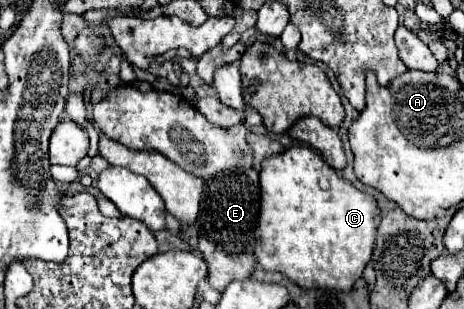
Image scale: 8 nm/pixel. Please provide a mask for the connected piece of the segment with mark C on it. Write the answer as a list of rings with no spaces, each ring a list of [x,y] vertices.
[[[293,145],[287,151],[283,151],[283,155],[273,155],[273,159],[265,161],[265,167],[259,173],[259,183],[261,183],[261,213],[259,213],[259,227],[255,229],[255,237],[257,244],[255,246],[255,255],[259,265],[265,271],[279,271],[283,275],[287,275],[295,285],[303,287],[303,289],[337,289],[337,291],[351,291],[351,287],[355,285],[355,281],[361,277],[365,265],[371,261],[373,249],[375,249],[375,235],[377,235],[377,223],[375,223],[375,215],[377,215],[377,201],[375,197],[359,191],[357,187],[353,187],[349,181],[345,181],[343,177],[339,177],[335,173],[335,169],[331,169],[311,147],[305,145]]]

